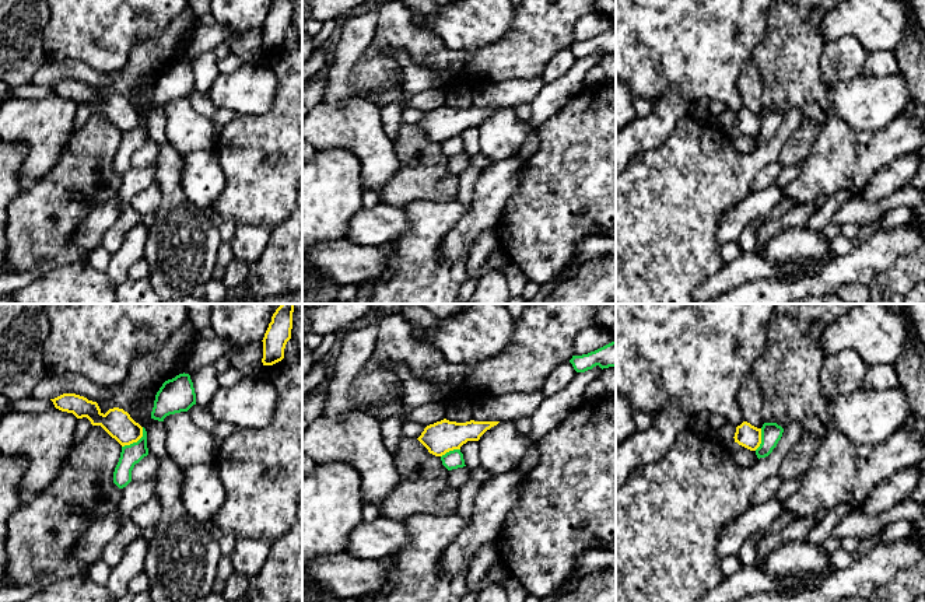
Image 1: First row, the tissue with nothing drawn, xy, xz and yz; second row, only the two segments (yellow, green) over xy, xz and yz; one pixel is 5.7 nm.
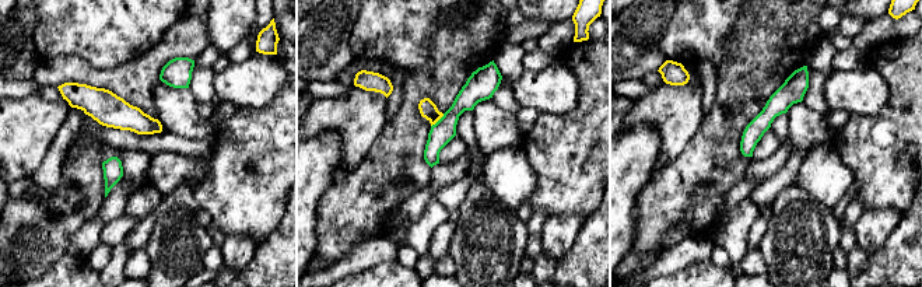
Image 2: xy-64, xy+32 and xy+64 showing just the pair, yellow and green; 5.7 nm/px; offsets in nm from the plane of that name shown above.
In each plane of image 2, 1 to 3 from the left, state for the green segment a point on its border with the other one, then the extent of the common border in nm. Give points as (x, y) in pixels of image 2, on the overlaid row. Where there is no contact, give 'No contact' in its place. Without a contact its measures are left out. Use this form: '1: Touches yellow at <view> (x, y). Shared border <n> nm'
1: No contact
2: Touches yellow at xy+32 (437, 121). Shared border 110 nm
3: No contact

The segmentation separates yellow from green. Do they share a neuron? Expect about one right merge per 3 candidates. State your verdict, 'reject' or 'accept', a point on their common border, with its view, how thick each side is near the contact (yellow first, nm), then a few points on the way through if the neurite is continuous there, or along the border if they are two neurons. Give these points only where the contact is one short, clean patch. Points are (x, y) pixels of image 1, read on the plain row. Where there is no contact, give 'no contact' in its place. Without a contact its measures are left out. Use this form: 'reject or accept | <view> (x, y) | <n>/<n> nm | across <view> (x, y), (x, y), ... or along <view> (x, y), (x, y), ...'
reject | xy (136, 128) | 160/120 nm | along xy (143, 114), (143, 121), (136, 128), (122, 133)

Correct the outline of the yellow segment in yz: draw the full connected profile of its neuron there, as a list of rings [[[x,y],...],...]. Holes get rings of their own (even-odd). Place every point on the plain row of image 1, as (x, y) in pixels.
[[[743,108],[736,113],[735,129],[739,132],[756,137],[761,130],[761,115],[751,112],[747,108]]]

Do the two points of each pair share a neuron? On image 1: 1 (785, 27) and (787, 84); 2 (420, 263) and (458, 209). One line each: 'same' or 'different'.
1: same
2: same

